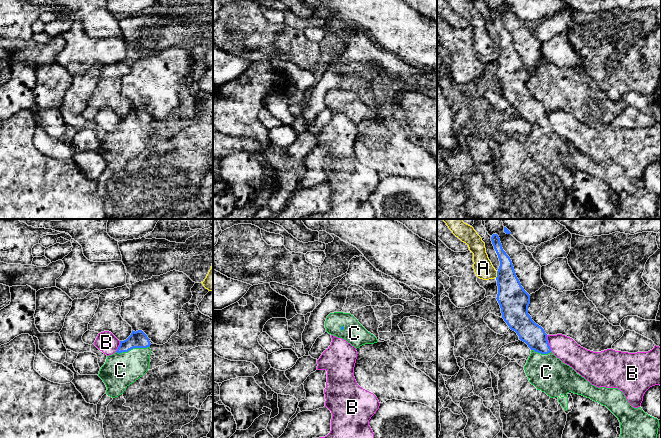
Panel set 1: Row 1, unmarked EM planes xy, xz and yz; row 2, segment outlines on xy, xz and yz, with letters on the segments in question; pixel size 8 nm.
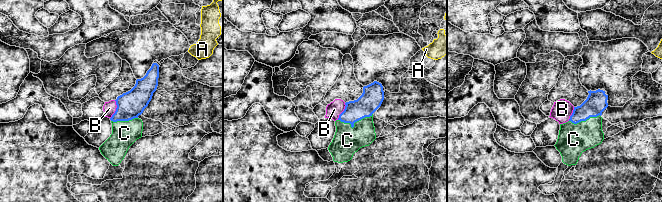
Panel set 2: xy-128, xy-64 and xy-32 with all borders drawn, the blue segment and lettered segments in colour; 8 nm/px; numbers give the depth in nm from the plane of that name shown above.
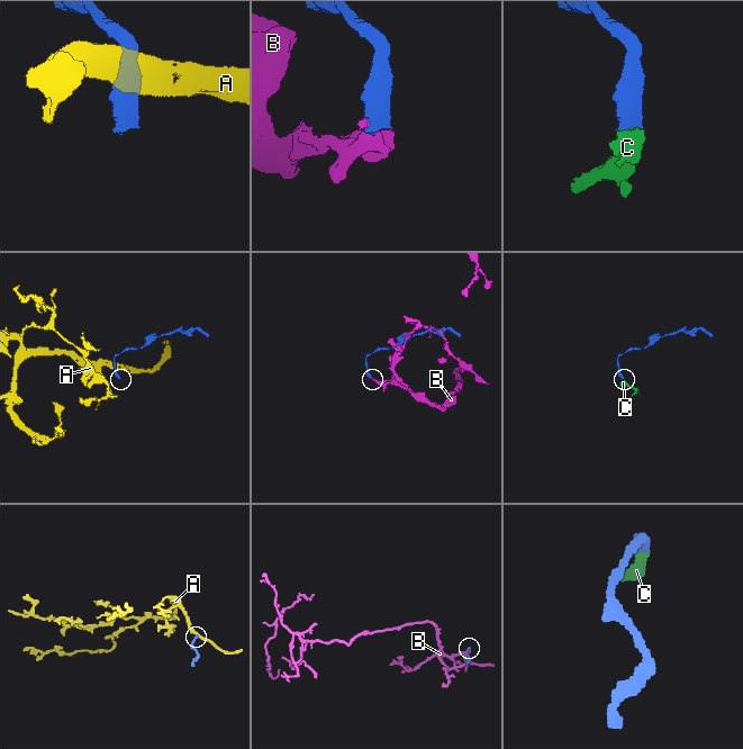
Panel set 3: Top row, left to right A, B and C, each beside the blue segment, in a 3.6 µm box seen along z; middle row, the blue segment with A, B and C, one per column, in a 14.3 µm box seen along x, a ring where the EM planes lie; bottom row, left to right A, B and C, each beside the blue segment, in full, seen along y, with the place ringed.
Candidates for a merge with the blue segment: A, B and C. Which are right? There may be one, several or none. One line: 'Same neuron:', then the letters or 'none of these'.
Same neuron: C

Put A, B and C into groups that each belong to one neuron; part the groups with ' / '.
A / B / C

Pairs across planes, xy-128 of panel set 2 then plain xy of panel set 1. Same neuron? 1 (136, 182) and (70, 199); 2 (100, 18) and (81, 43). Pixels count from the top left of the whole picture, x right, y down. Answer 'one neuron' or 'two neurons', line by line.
1: two neurons
2: two neurons

